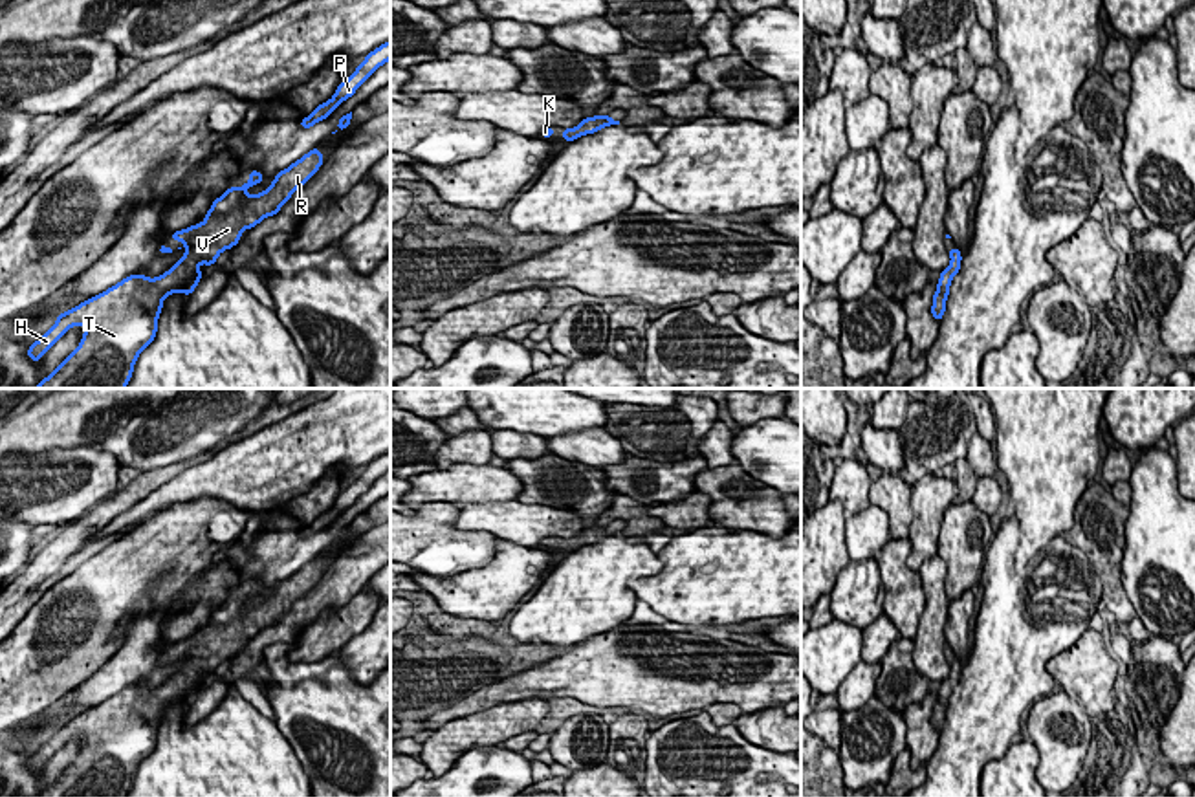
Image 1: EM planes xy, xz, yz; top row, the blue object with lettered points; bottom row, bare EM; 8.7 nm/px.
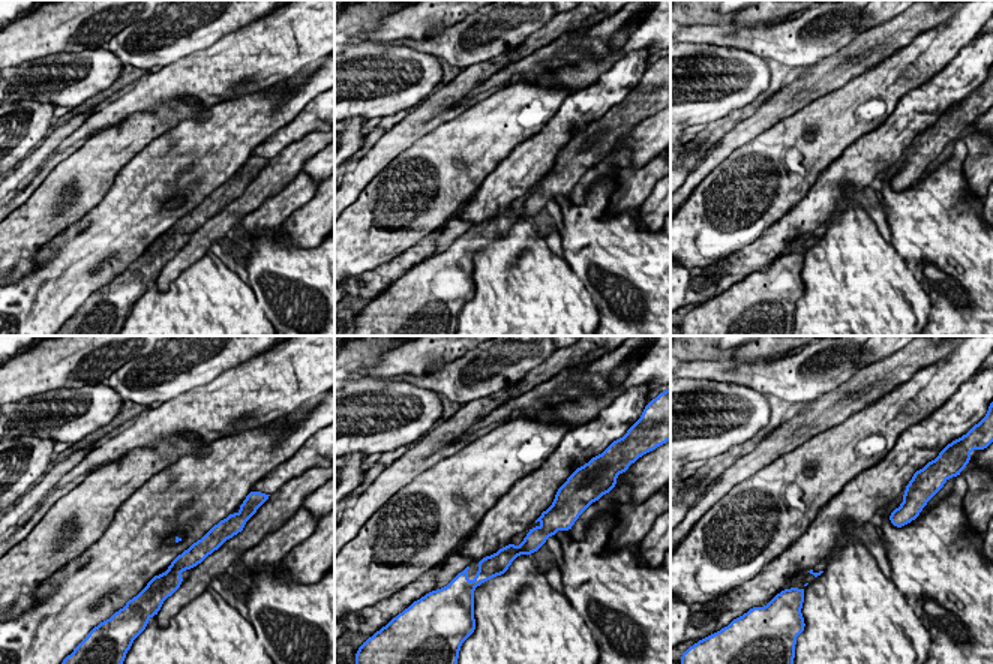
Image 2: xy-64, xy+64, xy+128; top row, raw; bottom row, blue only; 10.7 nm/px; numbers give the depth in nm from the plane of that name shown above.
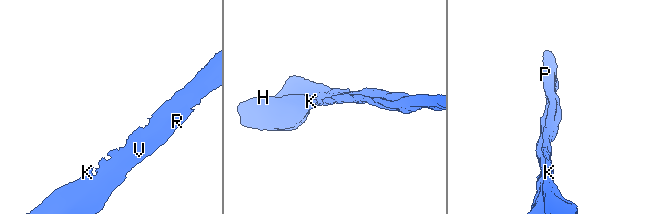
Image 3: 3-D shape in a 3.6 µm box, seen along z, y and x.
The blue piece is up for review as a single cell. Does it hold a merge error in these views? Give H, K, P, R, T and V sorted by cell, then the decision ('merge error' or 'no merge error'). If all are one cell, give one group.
H K P R T V | no merge error

